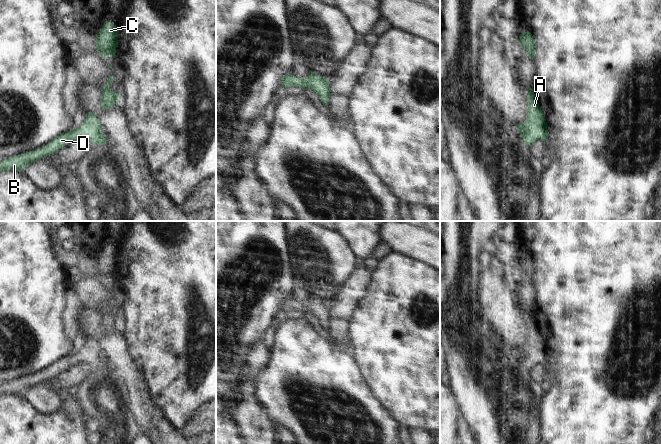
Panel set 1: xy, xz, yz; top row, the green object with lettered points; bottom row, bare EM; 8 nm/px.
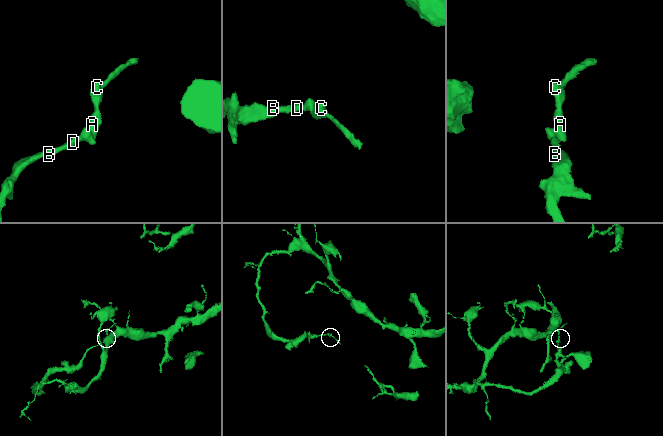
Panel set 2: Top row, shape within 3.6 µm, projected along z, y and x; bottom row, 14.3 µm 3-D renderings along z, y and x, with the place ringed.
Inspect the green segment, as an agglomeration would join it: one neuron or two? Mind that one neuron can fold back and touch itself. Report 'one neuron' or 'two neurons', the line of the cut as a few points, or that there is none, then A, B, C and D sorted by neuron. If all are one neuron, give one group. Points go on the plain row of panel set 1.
one neuron; no cut; A B C D

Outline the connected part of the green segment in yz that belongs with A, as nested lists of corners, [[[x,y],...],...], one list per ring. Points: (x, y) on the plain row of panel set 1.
[[[533,309],[528,311],[527,319],[527,344],[514,350],[520,357],[523,367],[527,371],[531,371],[538,363],[542,365],[547,364],[547,346],[541,332],[539,330],[537,321],[533,315]]]

